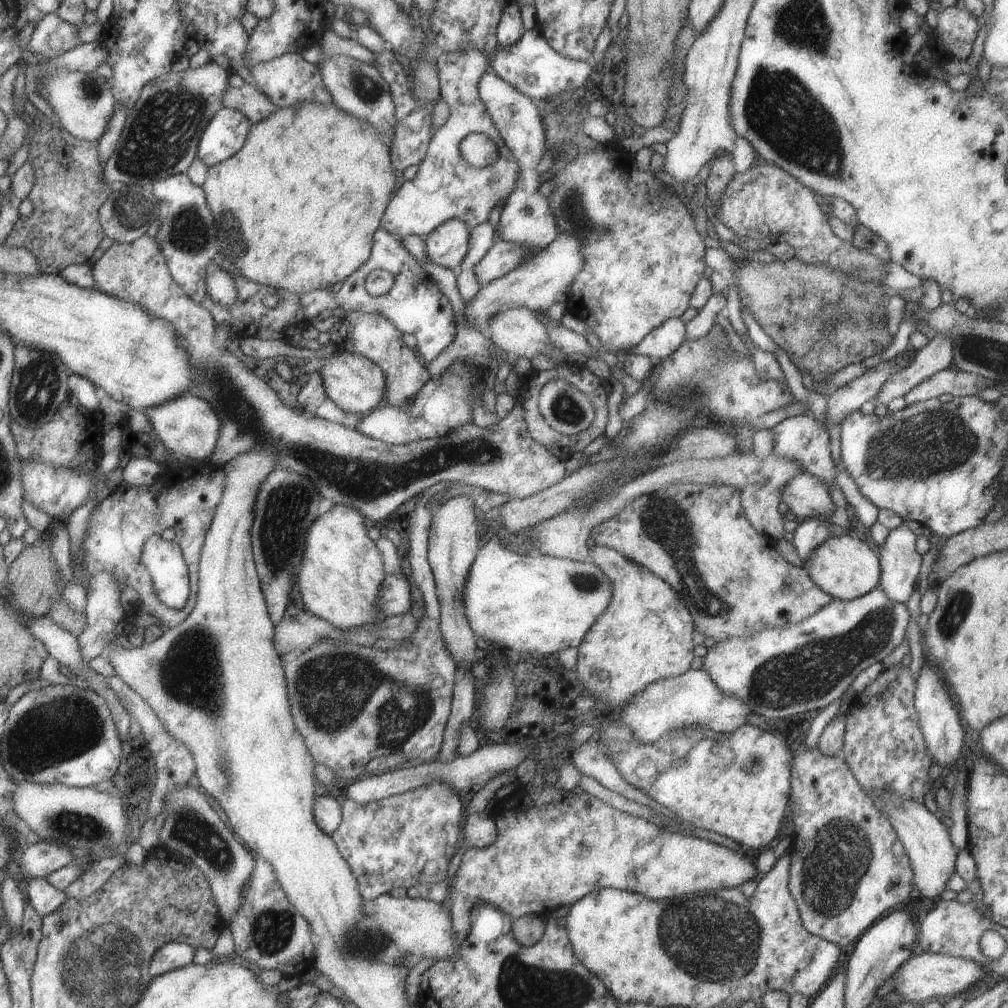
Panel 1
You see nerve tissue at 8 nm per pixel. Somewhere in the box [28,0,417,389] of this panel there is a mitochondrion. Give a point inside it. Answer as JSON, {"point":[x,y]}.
{"point":[161,134]}

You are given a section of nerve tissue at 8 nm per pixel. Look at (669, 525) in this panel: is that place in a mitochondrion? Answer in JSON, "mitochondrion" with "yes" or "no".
{"mitochondrion":"yes"}

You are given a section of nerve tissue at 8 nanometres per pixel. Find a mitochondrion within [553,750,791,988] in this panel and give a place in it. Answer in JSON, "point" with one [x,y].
{"point":[713,942]}

